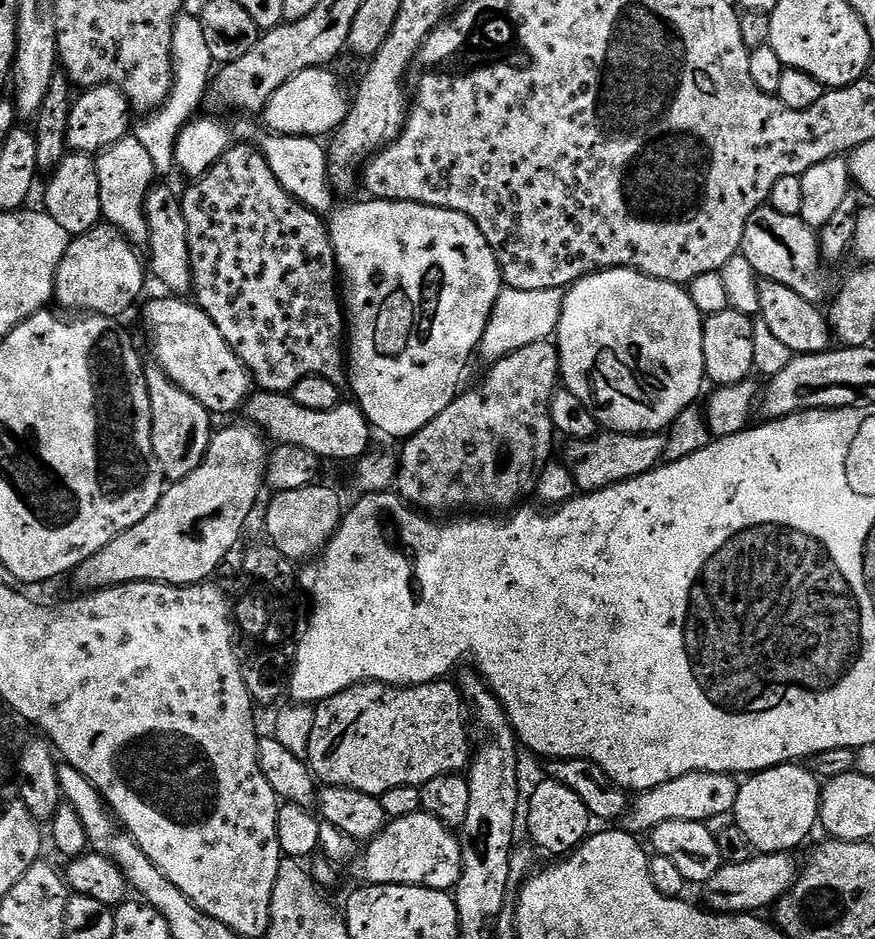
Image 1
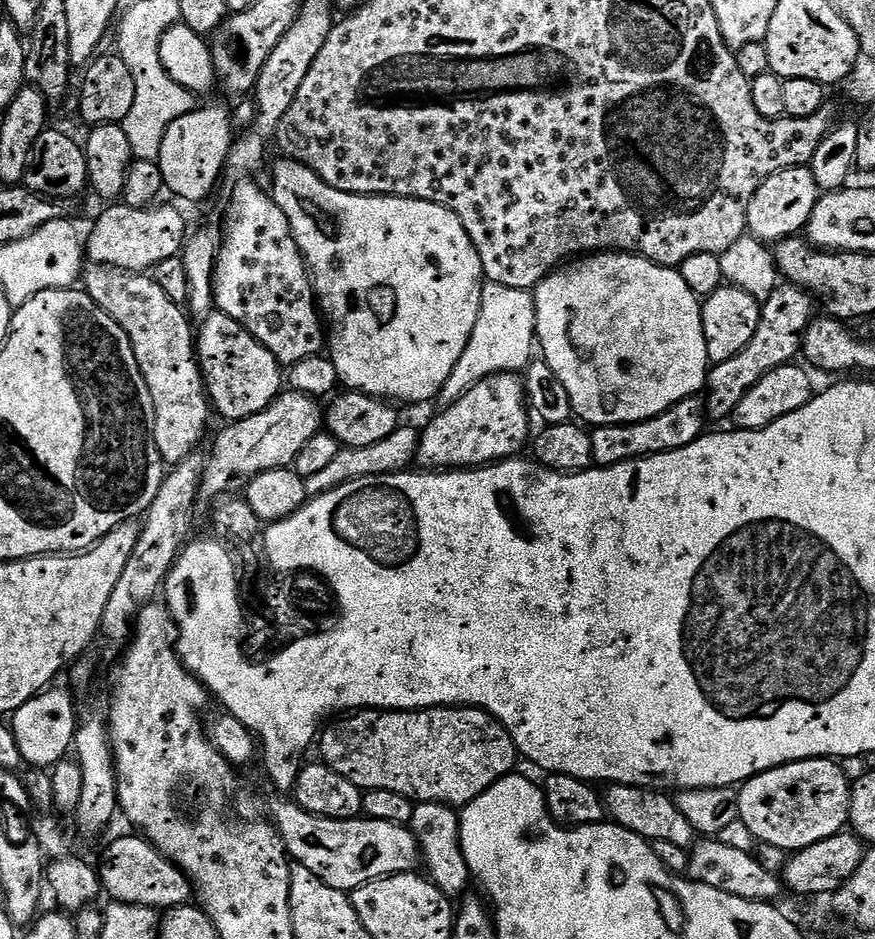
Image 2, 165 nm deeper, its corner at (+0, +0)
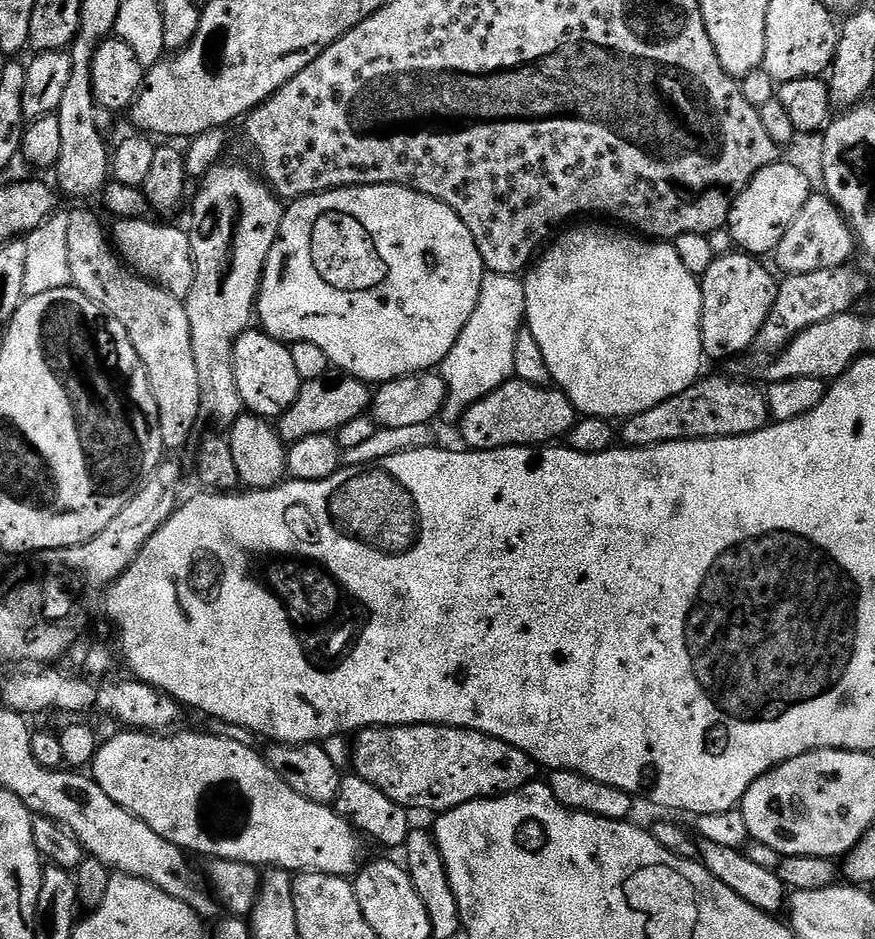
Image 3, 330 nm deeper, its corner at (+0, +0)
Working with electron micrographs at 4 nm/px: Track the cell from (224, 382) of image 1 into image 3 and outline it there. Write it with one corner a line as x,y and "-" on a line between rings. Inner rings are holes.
249,330
238,338
234,346
234,382
238,382
238,394
245,409
269,422
283,416
290,406
294,406
302,383
294,366
291,347
263,330

